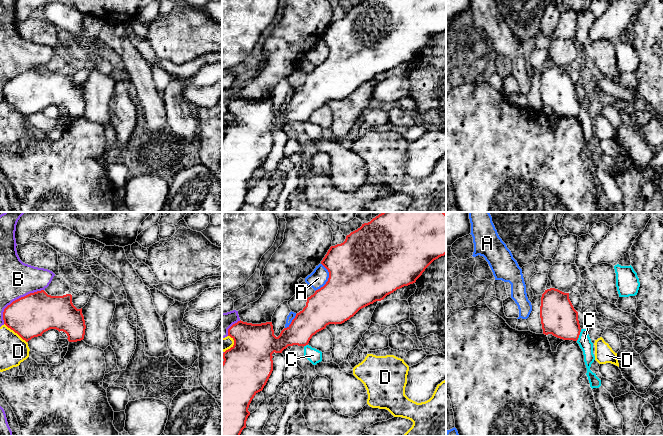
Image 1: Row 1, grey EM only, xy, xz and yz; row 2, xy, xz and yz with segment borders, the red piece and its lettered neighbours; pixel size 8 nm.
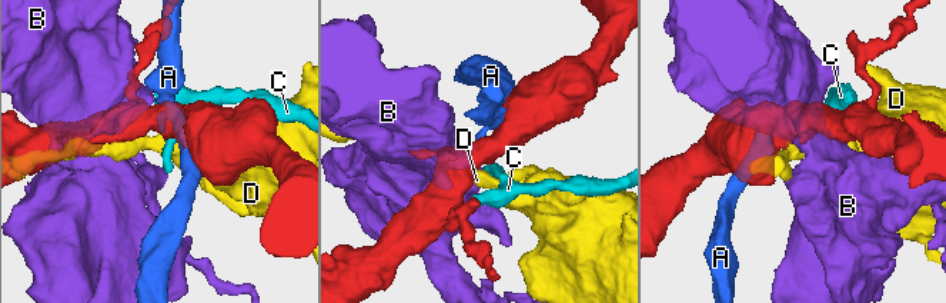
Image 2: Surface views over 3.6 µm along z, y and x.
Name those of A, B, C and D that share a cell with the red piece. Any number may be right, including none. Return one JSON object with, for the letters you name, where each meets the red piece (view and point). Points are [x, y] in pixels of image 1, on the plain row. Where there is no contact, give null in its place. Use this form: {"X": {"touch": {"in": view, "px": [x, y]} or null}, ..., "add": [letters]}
{"add": []}

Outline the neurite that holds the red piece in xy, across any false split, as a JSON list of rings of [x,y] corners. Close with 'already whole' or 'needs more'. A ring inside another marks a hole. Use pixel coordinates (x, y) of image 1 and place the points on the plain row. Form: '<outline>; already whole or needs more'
[[[44,66],[30,69],[13,77],[3,88],[4,100],[17,109],[23,116],[28,118],[34,113],[50,105],[63,107],[68,112],[69,118],[77,118],[84,115],[85,96],[82,90],[82,84],[77,85],[72,79],[72,71],[51,72]]]; already whole

